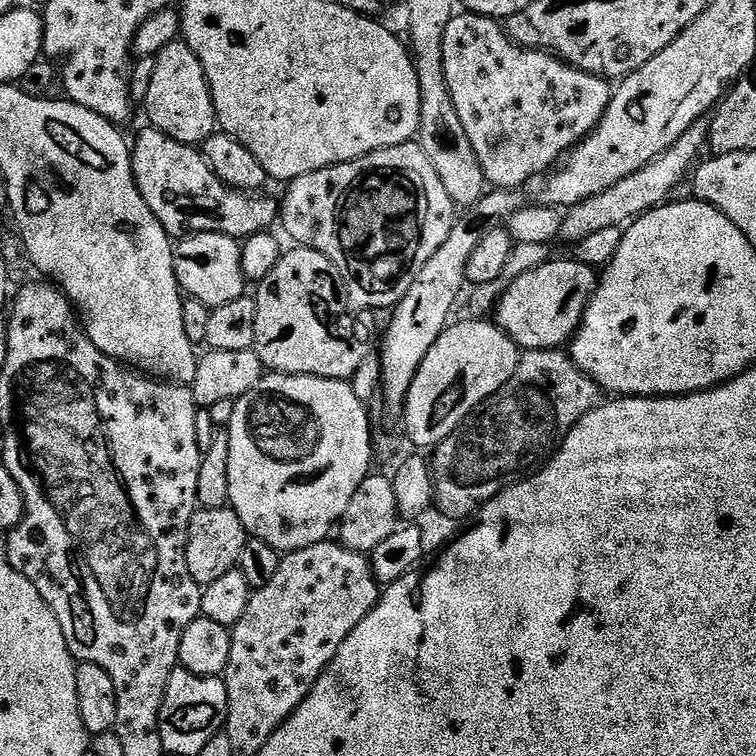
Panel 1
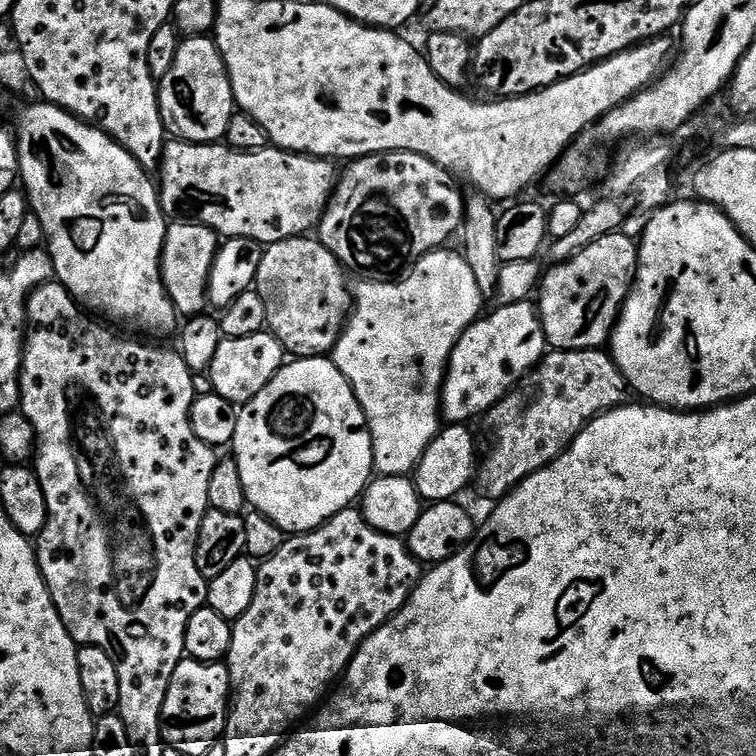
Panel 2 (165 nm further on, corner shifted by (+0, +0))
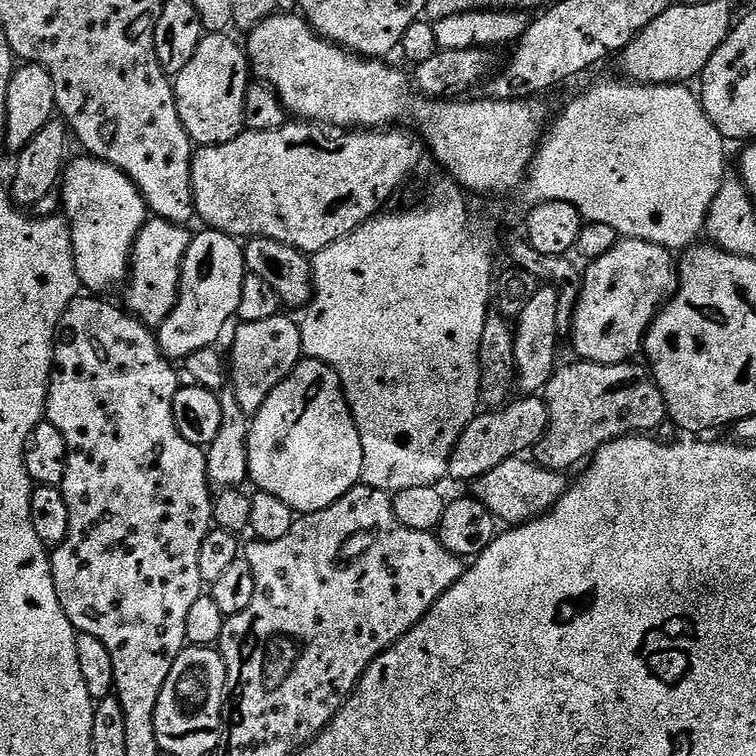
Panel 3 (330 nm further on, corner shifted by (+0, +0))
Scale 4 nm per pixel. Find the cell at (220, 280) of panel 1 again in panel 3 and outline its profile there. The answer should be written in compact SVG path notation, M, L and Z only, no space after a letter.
M152 218L144 225L132 248L132 263L123 289L123 303L135 319L153 330L159 329L160 324L170 318L180 297L180 275L193 237L193 233L188 231L183 224Z

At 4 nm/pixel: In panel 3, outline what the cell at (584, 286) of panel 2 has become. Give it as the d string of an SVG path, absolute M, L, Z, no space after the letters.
M622 238L606 254L602 254L602 258L591 261L588 269L583 269L580 291L575 297L576 313L572 316L572 344L581 361L589 364L626 364L641 355L648 331L678 284L678 264L672 256L669 249L654 242Z

